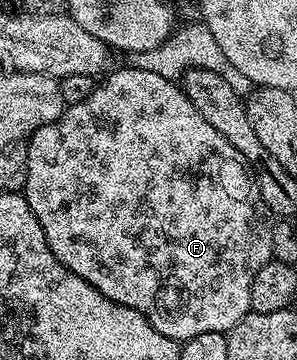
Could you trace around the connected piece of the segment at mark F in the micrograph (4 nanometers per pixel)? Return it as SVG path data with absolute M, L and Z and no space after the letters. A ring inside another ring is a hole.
M131 68L116 70L108 79L97 81L94 92L82 100L82 104L67 107L57 122L50 126L38 128L27 139L28 159L26 160L26 184L22 191L24 199L30 204L30 212L38 216L38 224L42 224L42 232L46 232L46 240L50 244L50 252L58 256L58 260L70 272L82 276L86 284L98 288L102 296L122 304L126 308L134 308L162 336L173 338L182 344L187 338L198 336L201 332L227 332L233 330L252 309L250 304L250 284L254 284L254 275L262 264L273 261L272 227L268 222L270 211L260 200L260 189L257 188L253 175L239 152L234 149L194 108L194 104L183 89L166 76Z

